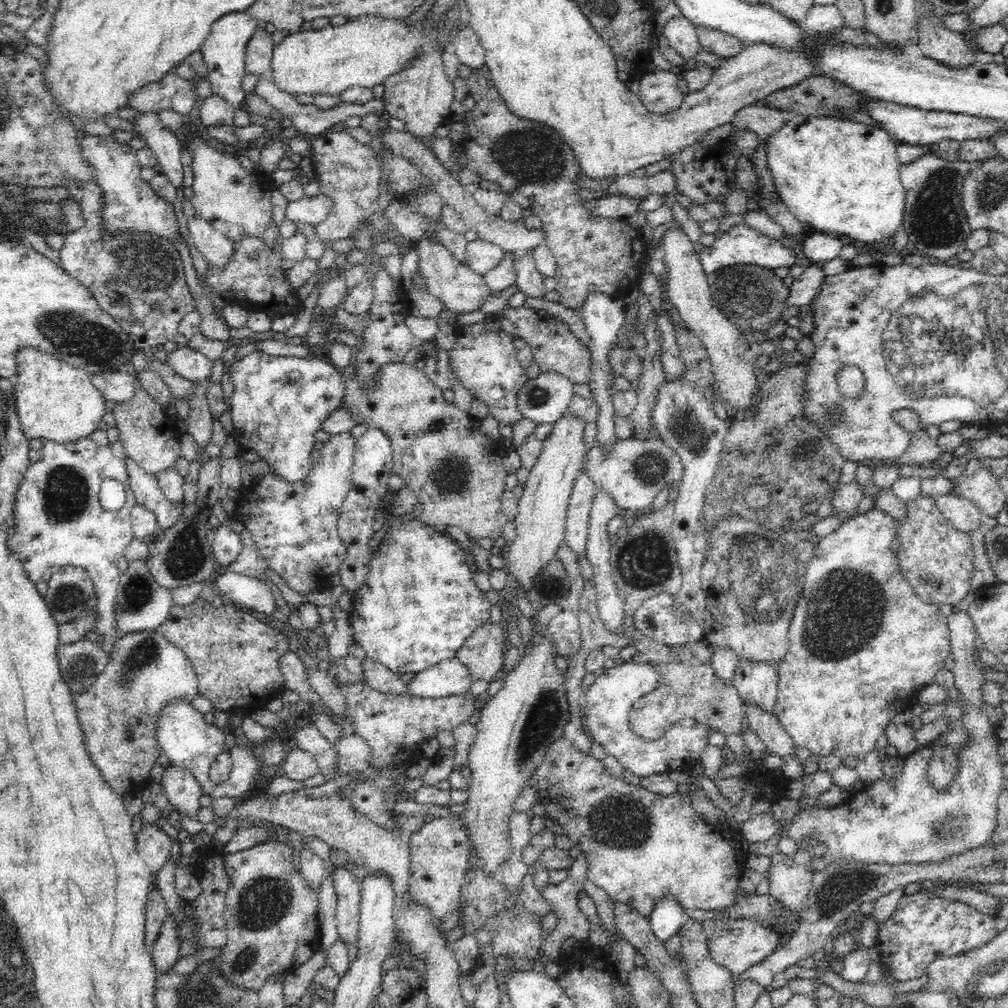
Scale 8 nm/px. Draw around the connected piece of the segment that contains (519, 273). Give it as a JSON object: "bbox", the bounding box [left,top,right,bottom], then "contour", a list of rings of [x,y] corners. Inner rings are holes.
{"bbox":[515,252,547,299],"contour":[[[533,252],[515,254],[516,283],[520,291],[531,298],[544,299],[547,294],[544,286],[544,277],[536,269]]]}

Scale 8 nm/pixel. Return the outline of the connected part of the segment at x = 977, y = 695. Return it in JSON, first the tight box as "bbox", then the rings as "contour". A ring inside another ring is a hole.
{"bbox":[787,611,1005,872],"contour":[[[952,611],[947,617],[949,633],[951,636],[951,658],[953,658],[953,672],[955,681],[953,688],[957,690],[957,700],[960,700],[964,716],[958,722],[966,729],[970,744],[960,750],[958,760],[958,774],[948,790],[937,792],[934,786],[930,785],[926,774],[928,773],[929,761],[934,755],[935,748],[930,746],[919,747],[912,754],[905,756],[904,768],[894,778],[885,781],[880,778],[878,781],[869,782],[867,787],[860,793],[849,797],[846,801],[836,807],[822,808],[810,807],[800,809],[787,827],[787,836],[796,843],[805,843],[822,839],[826,845],[826,854],[818,860],[814,857],[812,864],[806,867],[812,872],[821,869],[823,865],[842,862],[866,862],[867,864],[937,864],[947,860],[949,857],[963,854],[970,849],[982,847],[988,843],[991,834],[994,832],[997,823],[998,796],[1003,790],[1005,775],[1001,762],[998,747],[1000,740],[997,737],[997,727],[990,724],[989,716],[984,710],[986,701],[982,695],[982,688],[986,679],[982,671],[974,663],[974,640],[977,632],[967,611]]]}

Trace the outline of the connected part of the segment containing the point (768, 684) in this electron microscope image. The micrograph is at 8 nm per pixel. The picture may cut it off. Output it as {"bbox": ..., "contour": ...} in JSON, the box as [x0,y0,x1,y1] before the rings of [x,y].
{"bbox":[733,659,777,714],"contour":[[[742,659],[733,674],[733,684],[745,706],[758,705],[774,714],[777,695],[777,668],[770,663],[750,663]]]}

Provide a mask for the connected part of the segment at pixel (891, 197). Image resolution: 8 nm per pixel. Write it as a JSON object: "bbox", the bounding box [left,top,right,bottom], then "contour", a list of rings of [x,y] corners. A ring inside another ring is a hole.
{"bbox":[766,113,906,249],"contour":[[[796,113],[793,118],[766,136],[766,166],[774,179],[774,190],[794,216],[815,232],[834,236],[846,235],[860,242],[861,249],[872,244],[886,243],[902,227],[906,193],[900,180],[898,142],[880,126],[842,120],[834,116],[806,116]]]}

